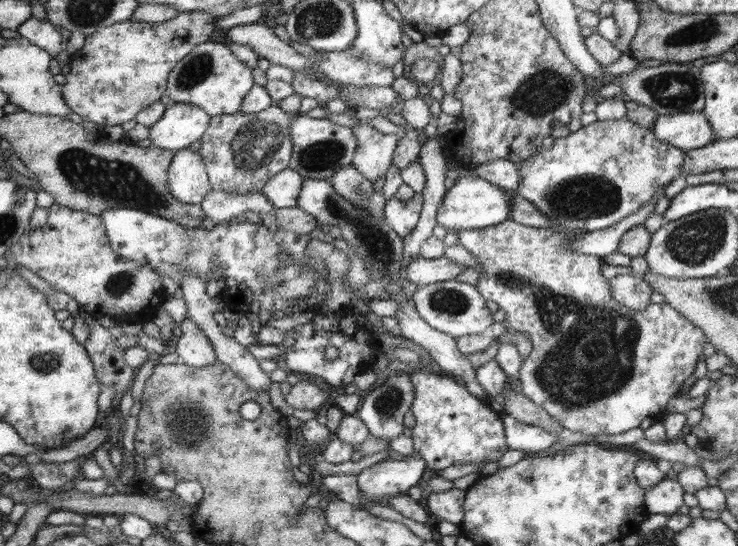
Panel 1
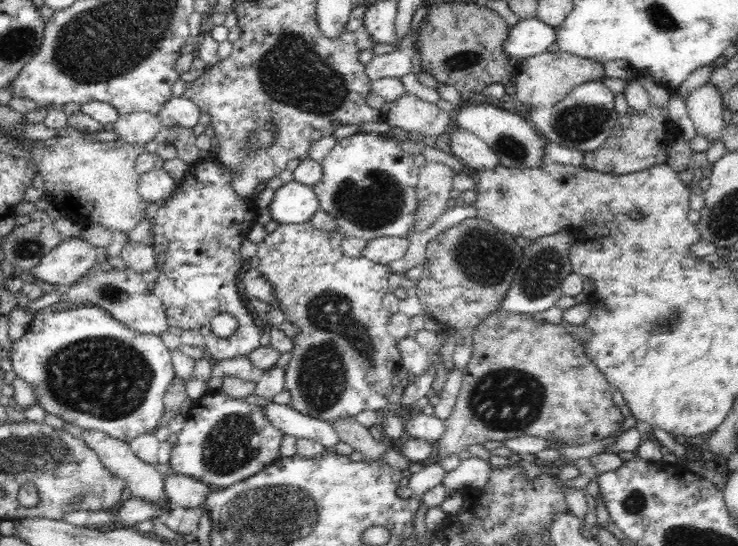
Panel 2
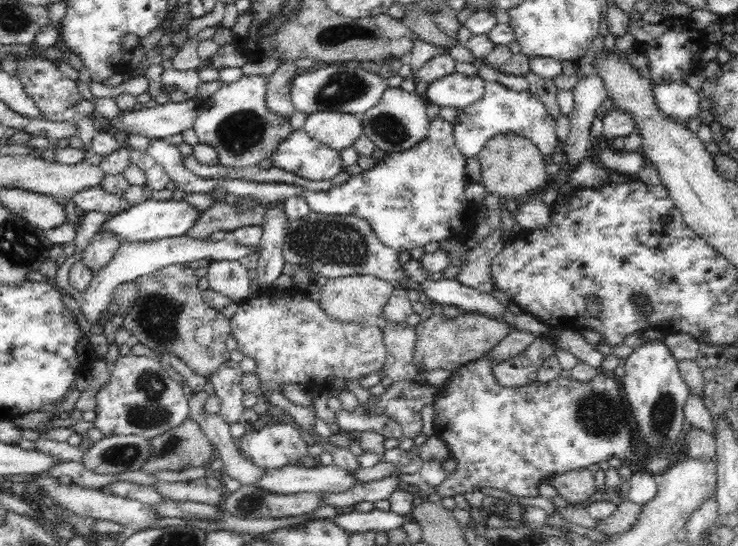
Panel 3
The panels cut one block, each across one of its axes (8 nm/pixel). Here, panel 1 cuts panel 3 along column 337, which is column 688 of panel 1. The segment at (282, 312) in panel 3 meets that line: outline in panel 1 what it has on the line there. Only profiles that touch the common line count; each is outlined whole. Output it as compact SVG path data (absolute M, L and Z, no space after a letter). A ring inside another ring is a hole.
M508 219L486 229L460 230L457 234L460 244L470 251L478 261L477 269L480 275L478 276L478 285L475 287L484 299L494 301L499 309L506 313L505 320L502 322L504 330L525 332L532 341L533 351L524 359L520 366L520 372L518 372L518 380L522 384L522 394L542 407L552 418L558 420L567 433L582 432L586 436L604 436L606 434L608 438L613 438L617 434L624 434L628 430L640 427L640 422L644 418L660 412L660 406L662 406L662 412L666 412L668 400L676 394L676 388L682 386L682 382L686 378L690 378L690 372L694 372L694 368L702 356L704 344L706 344L704 331L700 330L700 327L697 327L691 319L684 317L679 310L666 302L650 304L646 310L640 310L640 312L630 310L622 303L618 303L611 294L609 278L602 273L603 257L571 250L570 238L573 235L571 236L564 230L539 229Z

